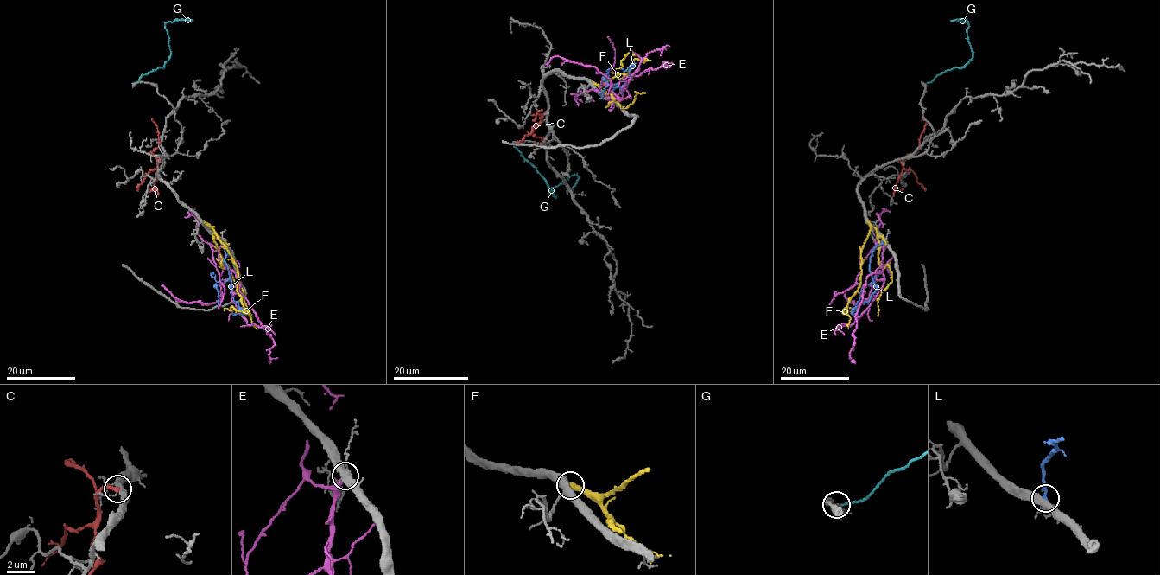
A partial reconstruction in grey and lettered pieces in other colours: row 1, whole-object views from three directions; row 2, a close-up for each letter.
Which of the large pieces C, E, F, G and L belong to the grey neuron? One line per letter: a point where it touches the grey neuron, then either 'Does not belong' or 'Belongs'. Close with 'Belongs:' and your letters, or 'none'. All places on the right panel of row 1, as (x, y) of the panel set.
C: Touches grey at (895, 160). Does not belong
E: Touches grey at (885, 244). Does not belong
F: Touches grey at (868, 221). Does not belong
G: Touches grey at (923, 83). Does not belong
L: Touches grey at (884, 243). Belongs
Belongs: L

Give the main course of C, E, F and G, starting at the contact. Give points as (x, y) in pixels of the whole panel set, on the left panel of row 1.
C: (162, 160), (157, 161), (150, 153), (159, 142), (155, 123), (151, 120)
E: (222, 244), (218, 258), (235, 274), (239, 290), (273, 340), (269, 361)
F: (203, 221), (212, 229), (237, 267), (237, 290), (247, 312), (232, 307), (230, 310), (226, 308), (224, 310)
G: (132, 83), (136, 83), (142, 75), (162, 67), (169, 57), (165, 23), (186, 21)

